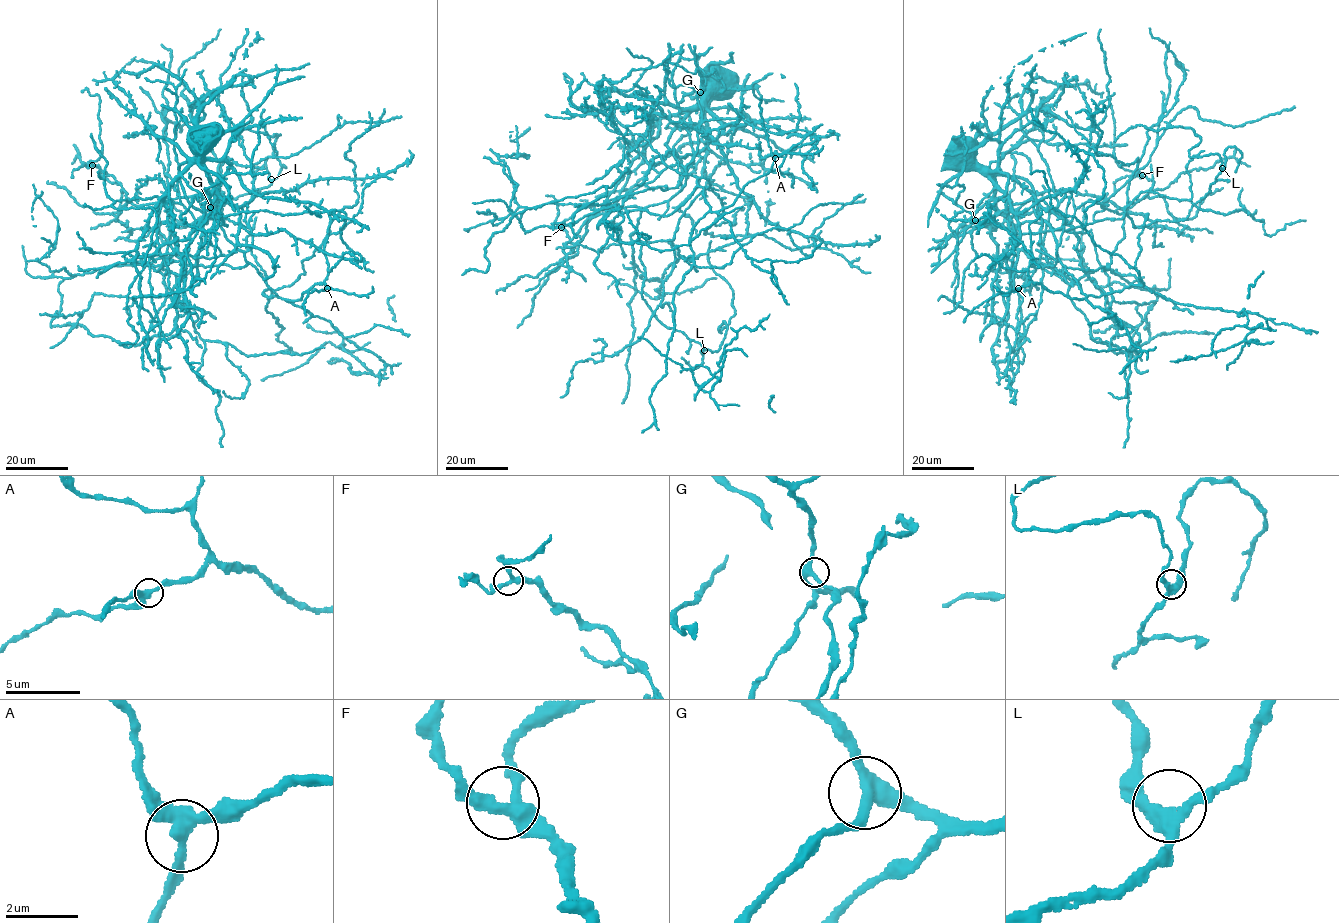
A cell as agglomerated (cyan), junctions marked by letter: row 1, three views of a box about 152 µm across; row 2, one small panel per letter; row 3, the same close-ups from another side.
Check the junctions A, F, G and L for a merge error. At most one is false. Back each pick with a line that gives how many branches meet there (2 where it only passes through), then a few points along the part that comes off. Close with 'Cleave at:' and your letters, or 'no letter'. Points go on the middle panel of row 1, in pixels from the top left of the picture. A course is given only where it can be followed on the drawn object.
A: 3 branches meet
Cleave at: A

